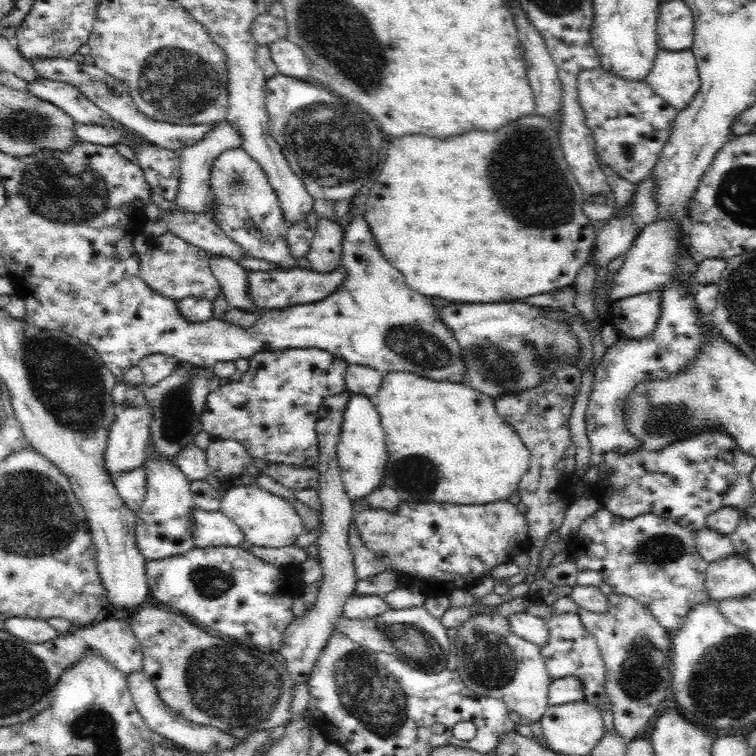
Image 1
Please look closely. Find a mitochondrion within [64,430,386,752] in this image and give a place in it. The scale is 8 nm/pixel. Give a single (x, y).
(220, 685)

